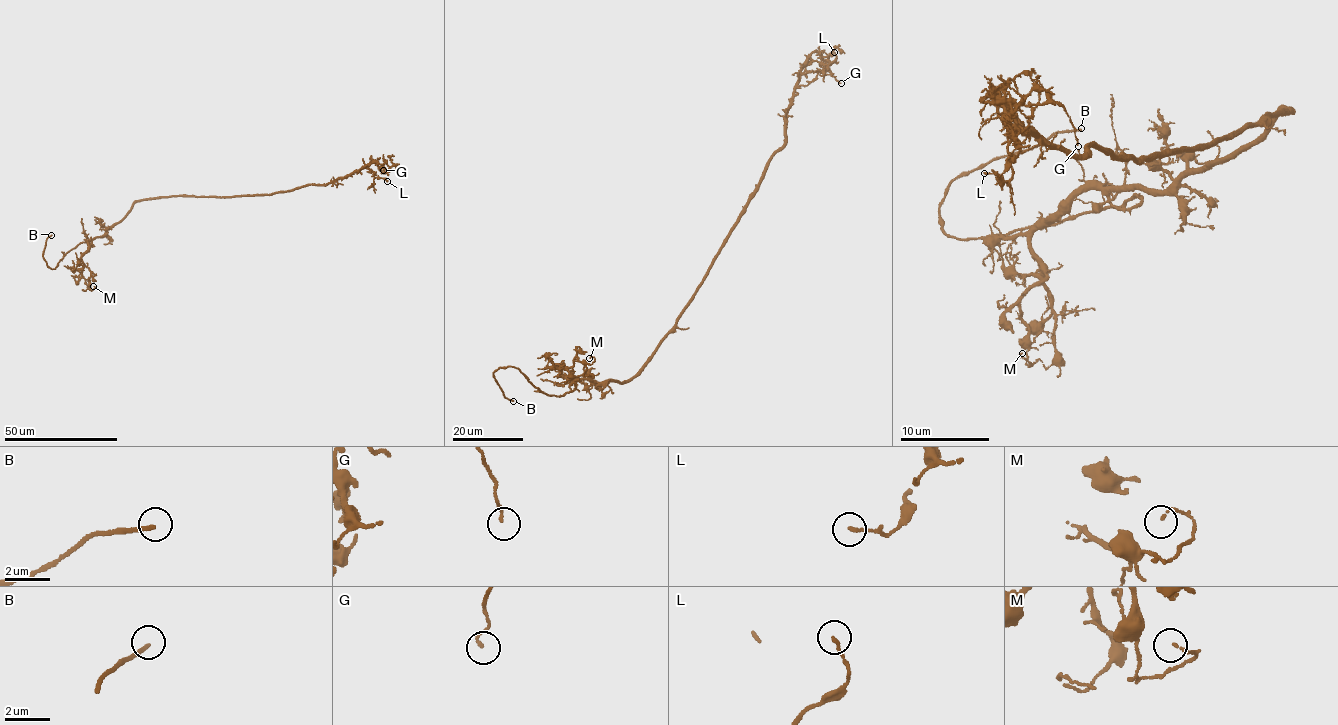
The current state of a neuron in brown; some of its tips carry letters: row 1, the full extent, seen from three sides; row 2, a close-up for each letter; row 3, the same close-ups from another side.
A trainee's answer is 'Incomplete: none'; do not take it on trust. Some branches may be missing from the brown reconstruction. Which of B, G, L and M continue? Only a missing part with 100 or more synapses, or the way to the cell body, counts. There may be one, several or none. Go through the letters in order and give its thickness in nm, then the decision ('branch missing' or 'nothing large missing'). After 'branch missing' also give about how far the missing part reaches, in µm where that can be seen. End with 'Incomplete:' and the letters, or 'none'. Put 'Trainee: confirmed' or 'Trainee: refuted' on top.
Trainee: refuted
B: calibre 180 nm; branch missing; missing 7 µm
G: calibre 90 nm; nothing large missing
L: calibre 130 nm; nothing large missing
M: calibre 120 nm; nothing large missing
Incomplete: B

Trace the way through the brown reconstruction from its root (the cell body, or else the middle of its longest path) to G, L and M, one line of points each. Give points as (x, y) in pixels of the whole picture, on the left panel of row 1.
G: (180, 196), (270, 195), (309, 185), (332, 183), (368, 164), (383, 164), (384, 160), (383, 170)
L: (180, 196), (270, 195), (309, 185), (326, 185), (367, 168), (374, 177), (387, 181)
M: (180, 196), (136, 202), (104, 235), (89, 240), (81, 261), (89, 269), (90, 290), (93, 286)

